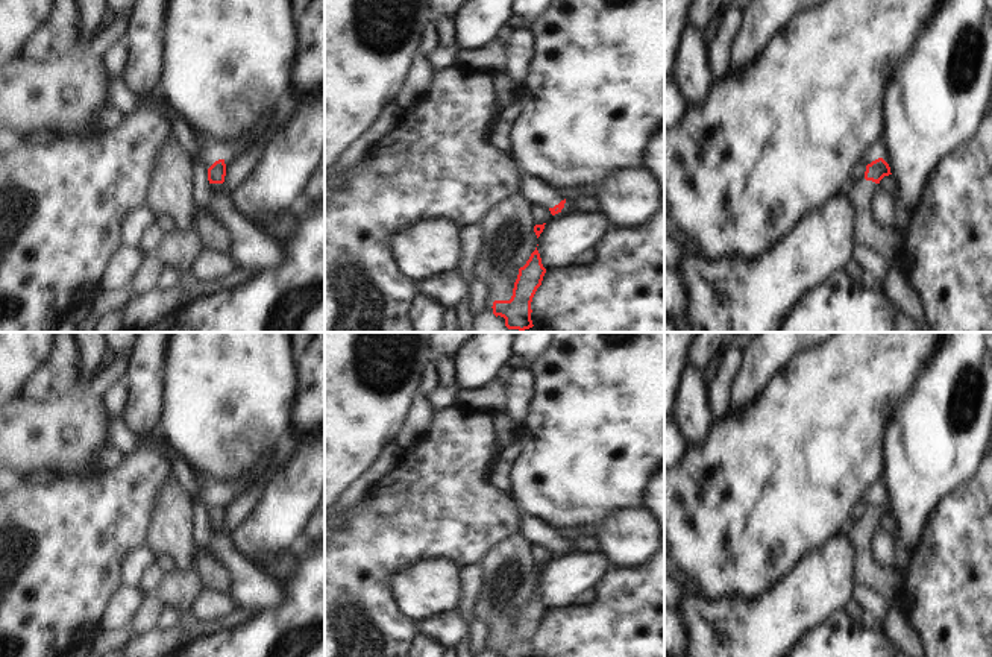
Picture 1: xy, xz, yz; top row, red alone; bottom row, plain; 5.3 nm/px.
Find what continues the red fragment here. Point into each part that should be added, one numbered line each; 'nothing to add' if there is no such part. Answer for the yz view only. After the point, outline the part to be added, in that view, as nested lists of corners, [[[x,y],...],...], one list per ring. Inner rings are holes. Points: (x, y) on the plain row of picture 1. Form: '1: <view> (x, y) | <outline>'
1: yz (868, 572) | [[[857,520],[849,531],[849,542],[855,551],[854,581],[859,586],[869,587],[884,596],[889,602],[906,589],[904,580],[895,569],[880,566],[874,558],[874,537],[880,525],[872,520]]]

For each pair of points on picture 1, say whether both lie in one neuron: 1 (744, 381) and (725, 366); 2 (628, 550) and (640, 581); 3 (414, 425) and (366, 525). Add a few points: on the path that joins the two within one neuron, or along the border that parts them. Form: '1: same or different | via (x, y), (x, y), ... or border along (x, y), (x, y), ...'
1: different | border along (744, 352), (728, 408)
2: different | border along (648, 560), (639, 566), (616, 569)
3: different | border along (428, 422), (423, 433), (404, 449)

